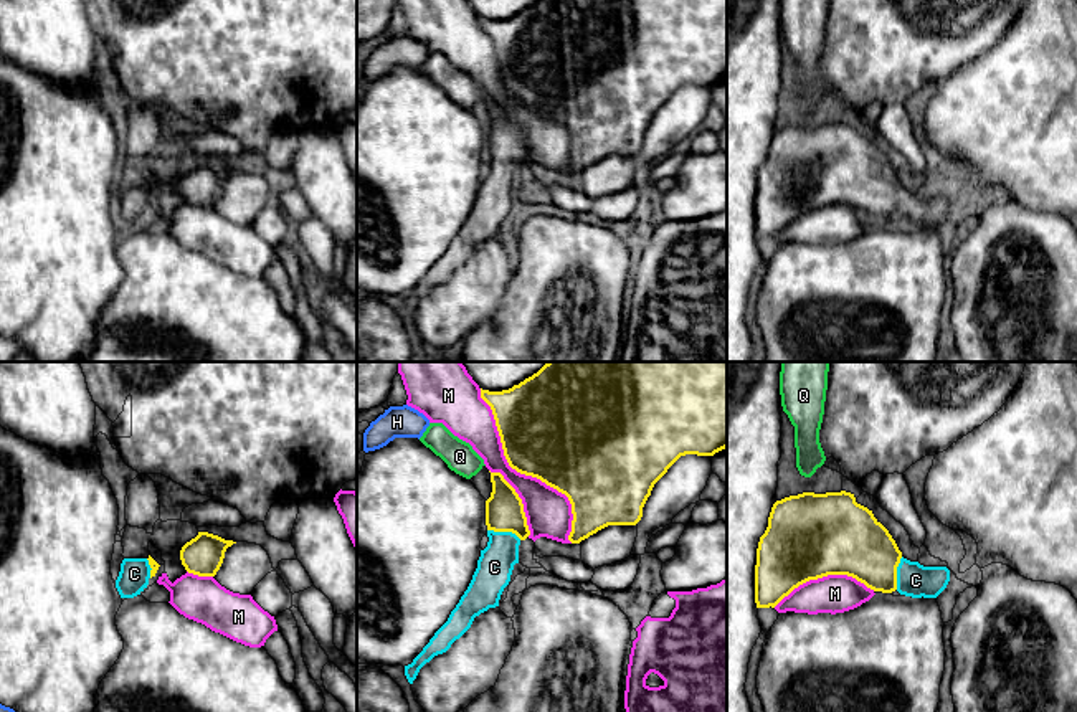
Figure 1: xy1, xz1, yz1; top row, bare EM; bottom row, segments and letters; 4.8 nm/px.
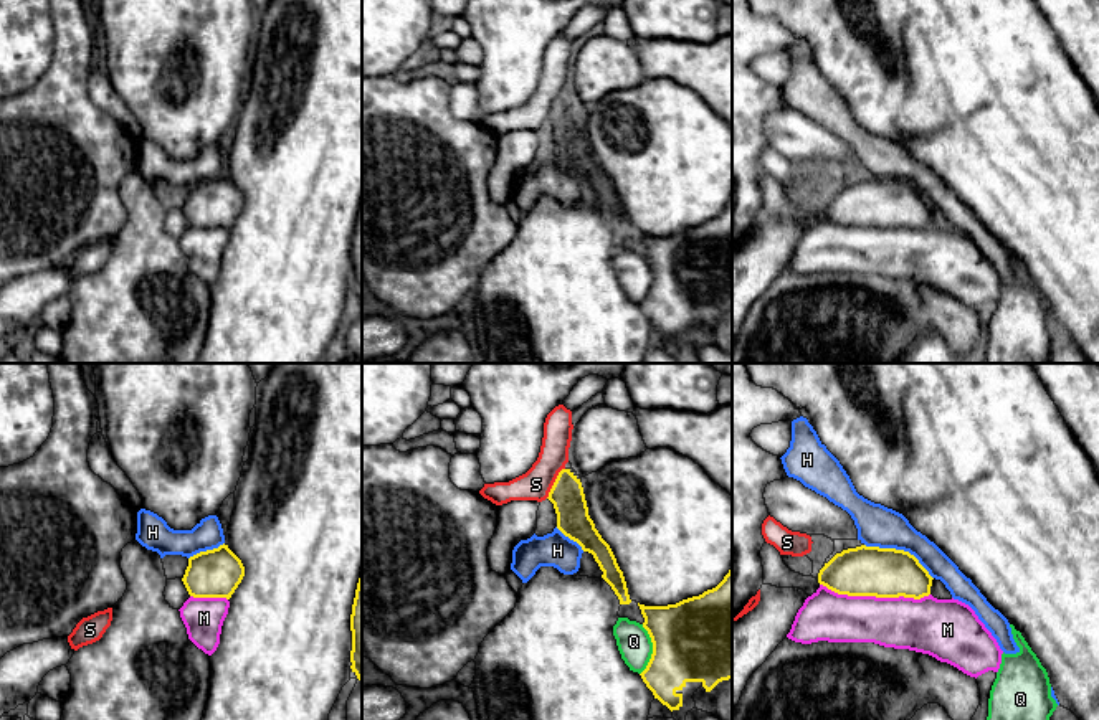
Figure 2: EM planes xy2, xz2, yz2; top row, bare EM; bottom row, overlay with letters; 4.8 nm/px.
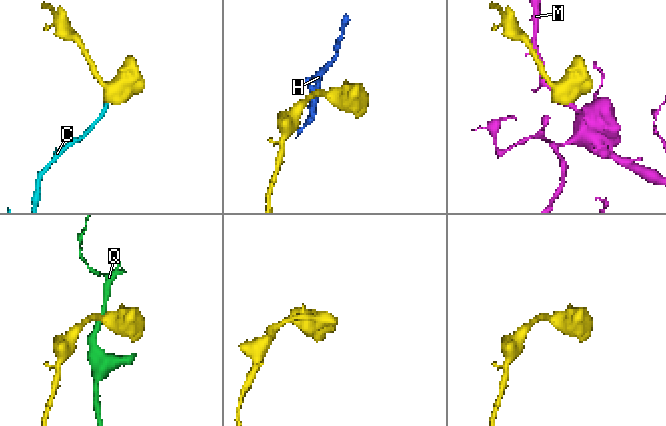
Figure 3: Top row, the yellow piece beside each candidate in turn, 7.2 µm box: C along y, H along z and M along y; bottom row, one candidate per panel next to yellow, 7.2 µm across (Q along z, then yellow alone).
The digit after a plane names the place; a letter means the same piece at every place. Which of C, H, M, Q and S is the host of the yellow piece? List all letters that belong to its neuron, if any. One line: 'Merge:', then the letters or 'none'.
Merge: C

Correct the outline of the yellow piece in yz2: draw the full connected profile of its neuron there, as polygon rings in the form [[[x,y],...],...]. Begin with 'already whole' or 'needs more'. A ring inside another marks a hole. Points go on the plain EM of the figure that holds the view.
already whole | [[[866,175],[836,183],[818,203],[818,213],[838,225],[876,228],[921,230],[932,210],[909,182]]]

